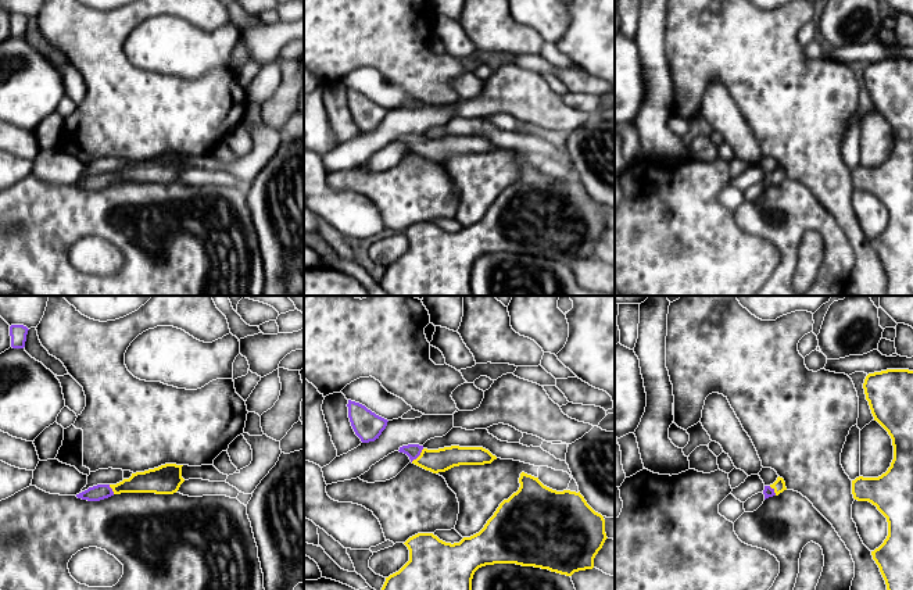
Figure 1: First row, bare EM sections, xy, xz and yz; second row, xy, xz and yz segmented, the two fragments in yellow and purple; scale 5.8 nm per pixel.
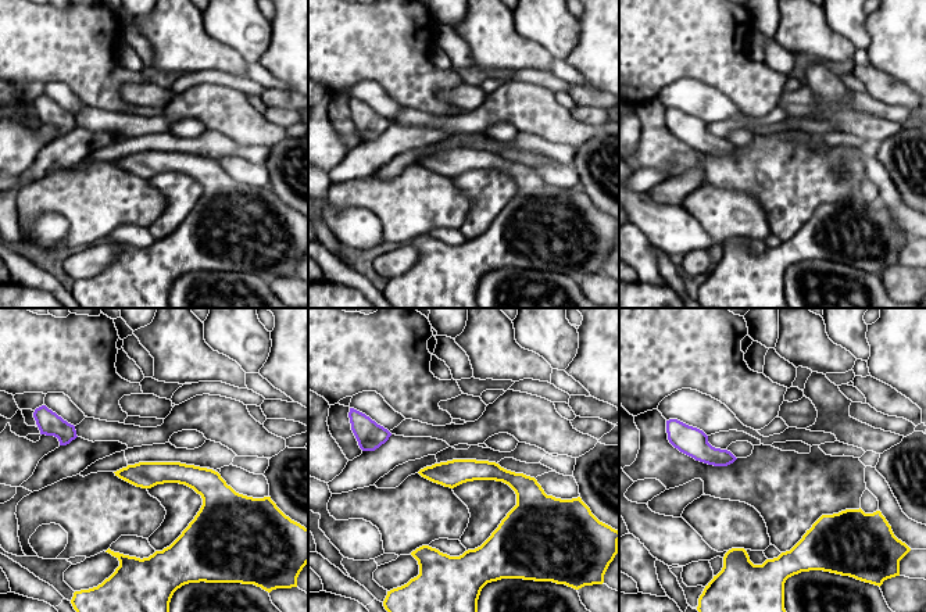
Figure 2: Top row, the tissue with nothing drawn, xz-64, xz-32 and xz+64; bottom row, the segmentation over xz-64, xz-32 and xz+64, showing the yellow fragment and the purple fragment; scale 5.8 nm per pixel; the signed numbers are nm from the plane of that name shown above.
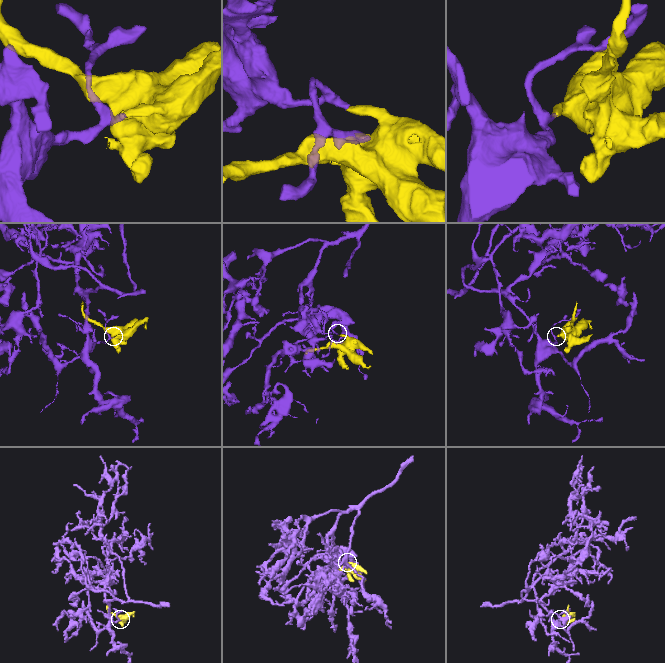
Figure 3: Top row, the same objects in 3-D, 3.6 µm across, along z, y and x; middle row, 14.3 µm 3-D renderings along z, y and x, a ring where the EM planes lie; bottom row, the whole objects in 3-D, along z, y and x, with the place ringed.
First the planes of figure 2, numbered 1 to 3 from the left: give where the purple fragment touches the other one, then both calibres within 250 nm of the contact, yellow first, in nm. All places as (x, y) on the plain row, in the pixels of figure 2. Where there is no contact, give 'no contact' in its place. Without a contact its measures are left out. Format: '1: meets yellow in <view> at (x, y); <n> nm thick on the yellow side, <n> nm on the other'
1: no contact
2: no contact
3: no contact

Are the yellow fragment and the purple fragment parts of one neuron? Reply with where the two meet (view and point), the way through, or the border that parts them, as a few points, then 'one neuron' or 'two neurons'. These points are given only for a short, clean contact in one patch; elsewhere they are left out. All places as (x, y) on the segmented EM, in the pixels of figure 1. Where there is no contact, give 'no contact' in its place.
xz (419, 456) | across xz (441, 460), (428, 460), (419, 456), (411, 450) | one neuron

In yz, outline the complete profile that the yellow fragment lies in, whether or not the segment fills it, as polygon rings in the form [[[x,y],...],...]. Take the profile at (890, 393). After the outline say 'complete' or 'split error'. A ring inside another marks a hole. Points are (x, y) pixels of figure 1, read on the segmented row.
[[[887,369],[869,373],[863,383],[874,421],[891,436],[894,460],[878,478],[859,476],[852,480],[852,494],[857,501],[869,501],[887,518],[888,536],[871,551],[887,590],[913,590],[913,371]]]; complete

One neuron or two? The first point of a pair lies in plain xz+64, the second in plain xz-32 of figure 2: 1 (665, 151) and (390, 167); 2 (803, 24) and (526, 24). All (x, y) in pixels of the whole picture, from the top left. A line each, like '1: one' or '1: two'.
1: two
2: two

